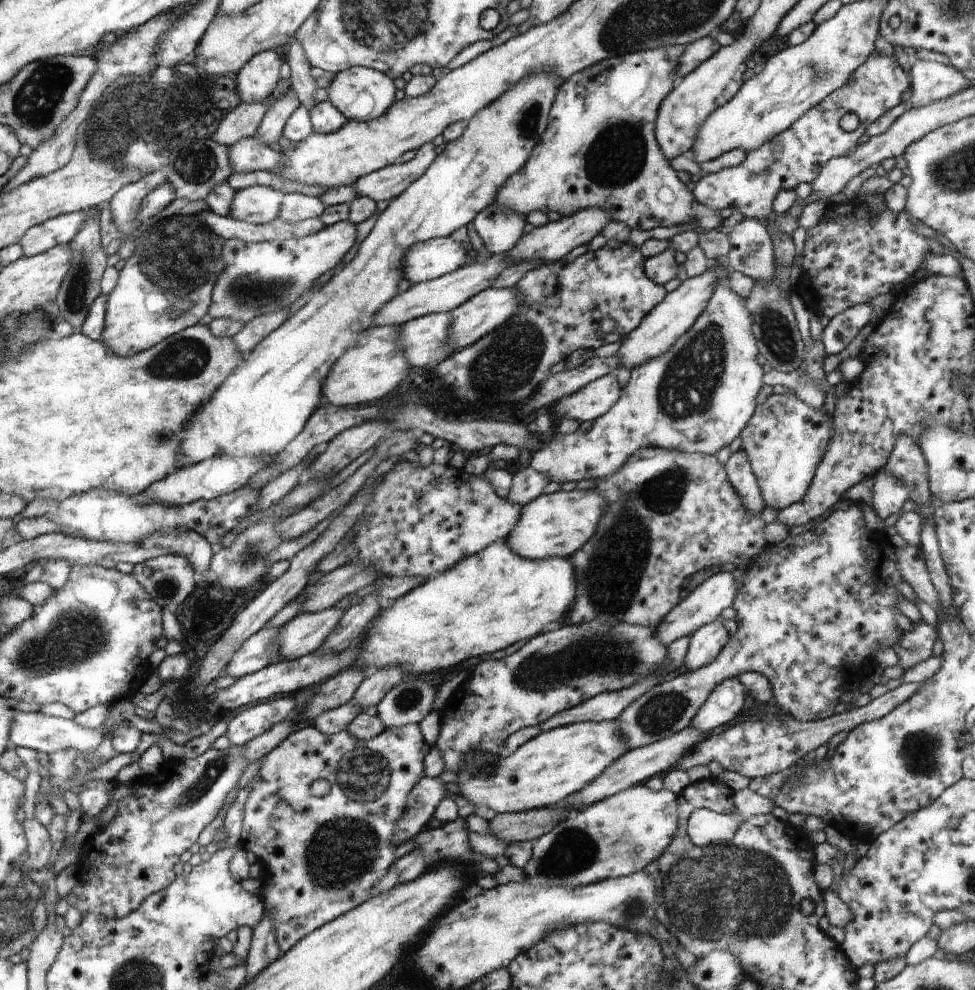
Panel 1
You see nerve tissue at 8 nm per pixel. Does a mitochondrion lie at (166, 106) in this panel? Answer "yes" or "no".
yes

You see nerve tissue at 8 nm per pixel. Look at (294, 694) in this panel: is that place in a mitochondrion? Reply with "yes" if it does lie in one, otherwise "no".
no

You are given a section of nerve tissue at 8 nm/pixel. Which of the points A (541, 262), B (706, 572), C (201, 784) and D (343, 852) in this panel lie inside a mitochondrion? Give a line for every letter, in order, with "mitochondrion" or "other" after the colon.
A: other
B: other
C: mitochondrion
D: mitochondrion

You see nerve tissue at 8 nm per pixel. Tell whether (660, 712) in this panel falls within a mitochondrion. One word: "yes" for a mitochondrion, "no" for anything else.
yes

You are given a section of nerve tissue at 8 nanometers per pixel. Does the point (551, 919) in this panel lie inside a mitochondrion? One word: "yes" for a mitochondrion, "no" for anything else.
no

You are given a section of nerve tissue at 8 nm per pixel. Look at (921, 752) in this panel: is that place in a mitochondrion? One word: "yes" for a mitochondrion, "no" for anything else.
yes

